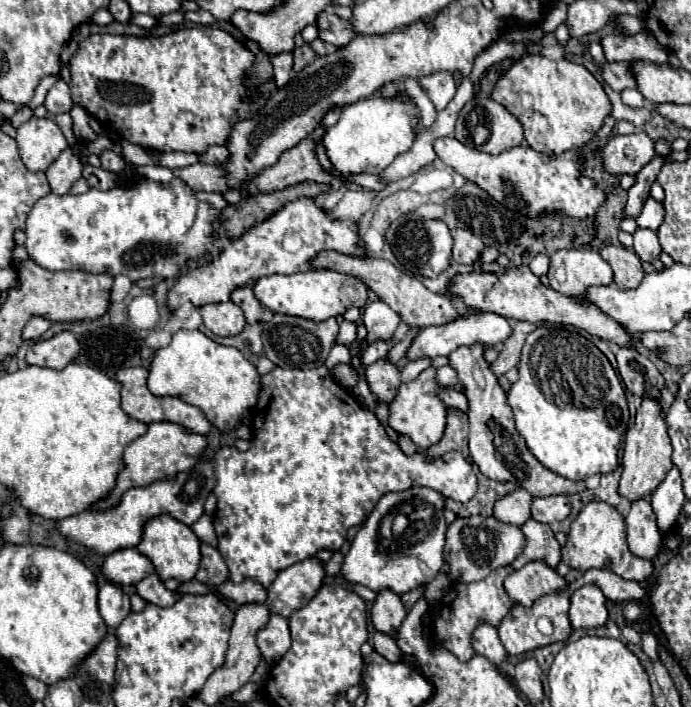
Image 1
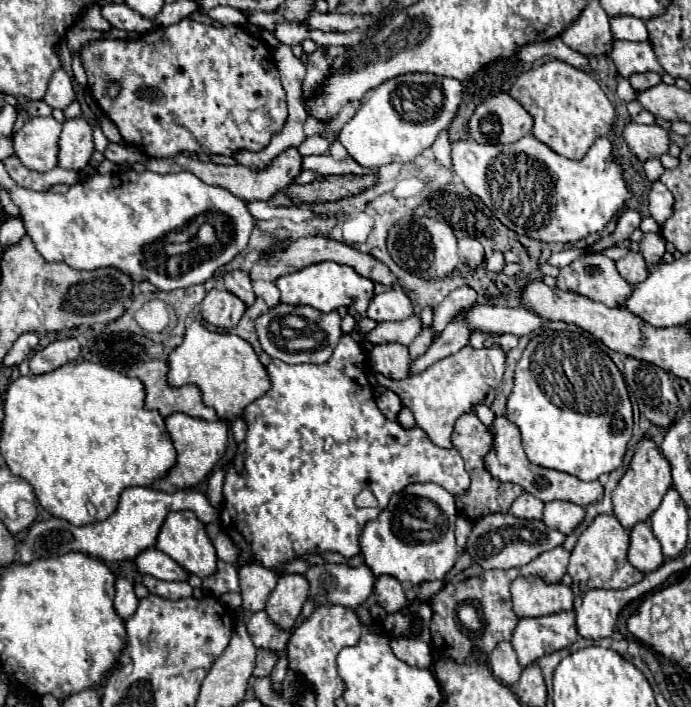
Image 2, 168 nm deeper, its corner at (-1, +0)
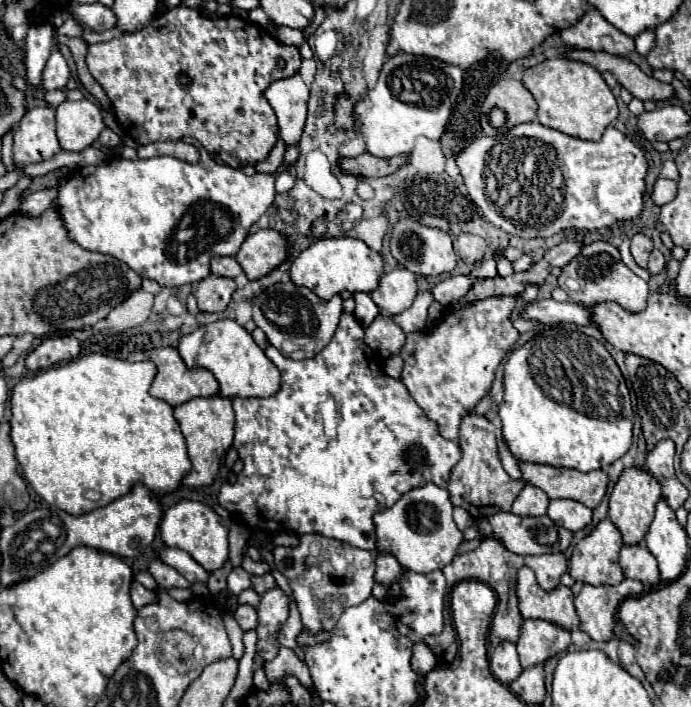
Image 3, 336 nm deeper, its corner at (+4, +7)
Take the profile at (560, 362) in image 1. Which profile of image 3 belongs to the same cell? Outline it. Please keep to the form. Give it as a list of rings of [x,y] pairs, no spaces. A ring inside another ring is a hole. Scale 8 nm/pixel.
[[[575,323],[545,327],[525,345],[511,351],[505,365],[505,397],[499,405],[499,417],[511,453],[529,463],[545,463],[589,473],[621,459],[631,447],[633,409],[625,379],[605,345],[583,333]]]

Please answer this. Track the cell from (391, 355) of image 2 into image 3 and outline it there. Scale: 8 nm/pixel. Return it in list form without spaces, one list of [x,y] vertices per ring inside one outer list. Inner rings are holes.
[[[379,315],[367,329],[365,329],[365,343],[377,351],[383,359],[397,357],[405,343],[405,333],[391,321],[391,317]]]

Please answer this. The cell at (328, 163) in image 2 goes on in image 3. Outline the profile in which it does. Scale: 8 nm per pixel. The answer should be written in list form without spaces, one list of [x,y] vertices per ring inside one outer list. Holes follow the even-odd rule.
[[[205,155],[195,165],[183,163],[175,157],[153,157],[137,161],[115,159],[111,163],[77,169],[65,183],[57,187],[53,207],[63,219],[69,239],[79,247],[111,255],[127,263],[139,277],[153,279],[161,287],[179,287],[185,283],[199,283],[209,277],[209,261],[213,257],[237,255],[241,243],[249,233],[249,227],[271,207],[275,199],[275,179],[281,171],[291,171],[291,165],[281,163],[281,169],[275,173],[245,175],[233,167],[217,165],[209,155]],[[191,225],[195,225],[195,237],[177,237],[179,229],[189,229]]]

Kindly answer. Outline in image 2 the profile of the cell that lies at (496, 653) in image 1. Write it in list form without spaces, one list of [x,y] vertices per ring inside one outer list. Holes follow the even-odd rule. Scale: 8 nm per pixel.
[[[500,642],[494,652],[488,656],[488,662],[490,662],[490,668],[494,672],[494,676],[506,684],[506,686],[512,686],[518,682],[520,674],[522,674],[522,668],[516,660],[516,652],[512,648],[510,642]]]

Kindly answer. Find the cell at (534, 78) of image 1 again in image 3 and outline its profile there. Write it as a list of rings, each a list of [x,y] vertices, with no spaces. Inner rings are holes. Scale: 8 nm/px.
[[[567,57],[545,59],[543,63],[527,69],[521,83],[531,91],[539,105],[537,121],[569,137],[577,137],[581,141],[599,141],[605,127],[617,119],[617,101],[601,73],[589,63]]]

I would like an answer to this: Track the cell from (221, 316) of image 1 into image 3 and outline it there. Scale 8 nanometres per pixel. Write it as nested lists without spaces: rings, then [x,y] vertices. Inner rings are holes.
[[[209,275],[195,289],[199,311],[205,311],[205,313],[221,313],[221,311],[225,311],[229,301],[231,301],[231,295],[235,293],[235,289],[237,287],[235,287],[233,279]]]

